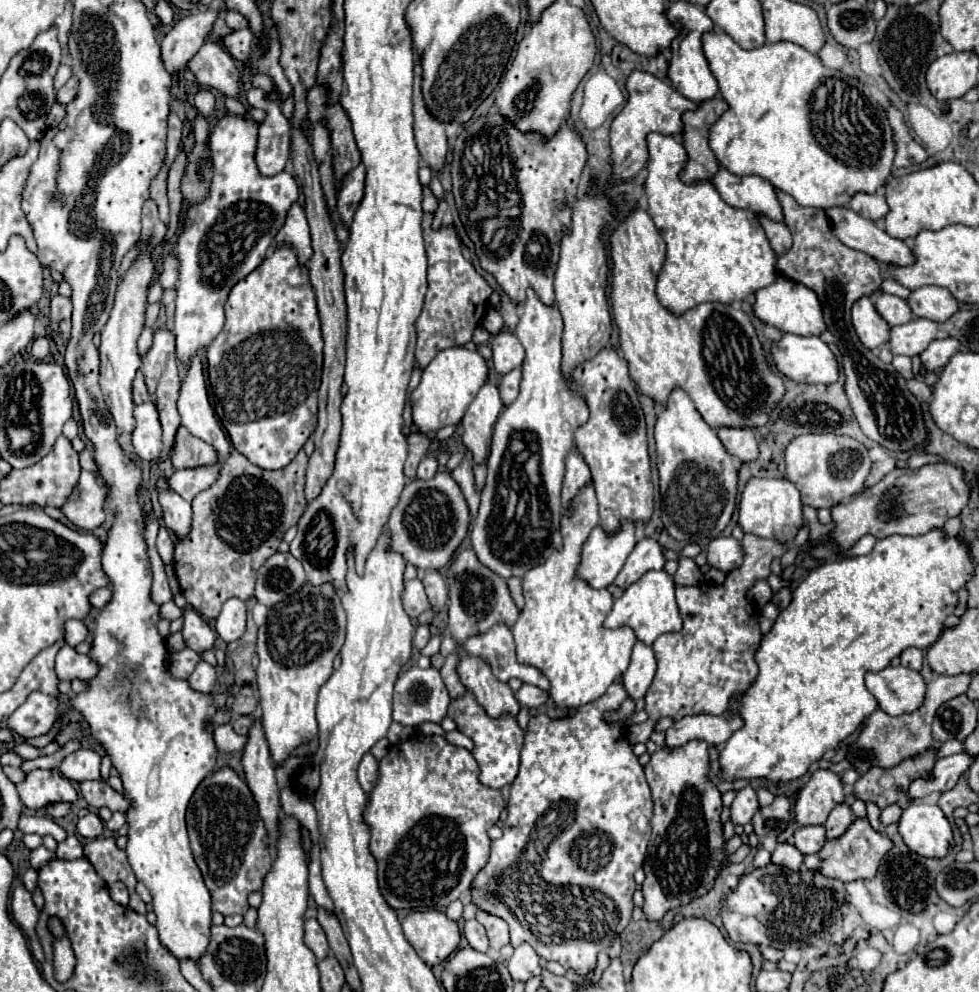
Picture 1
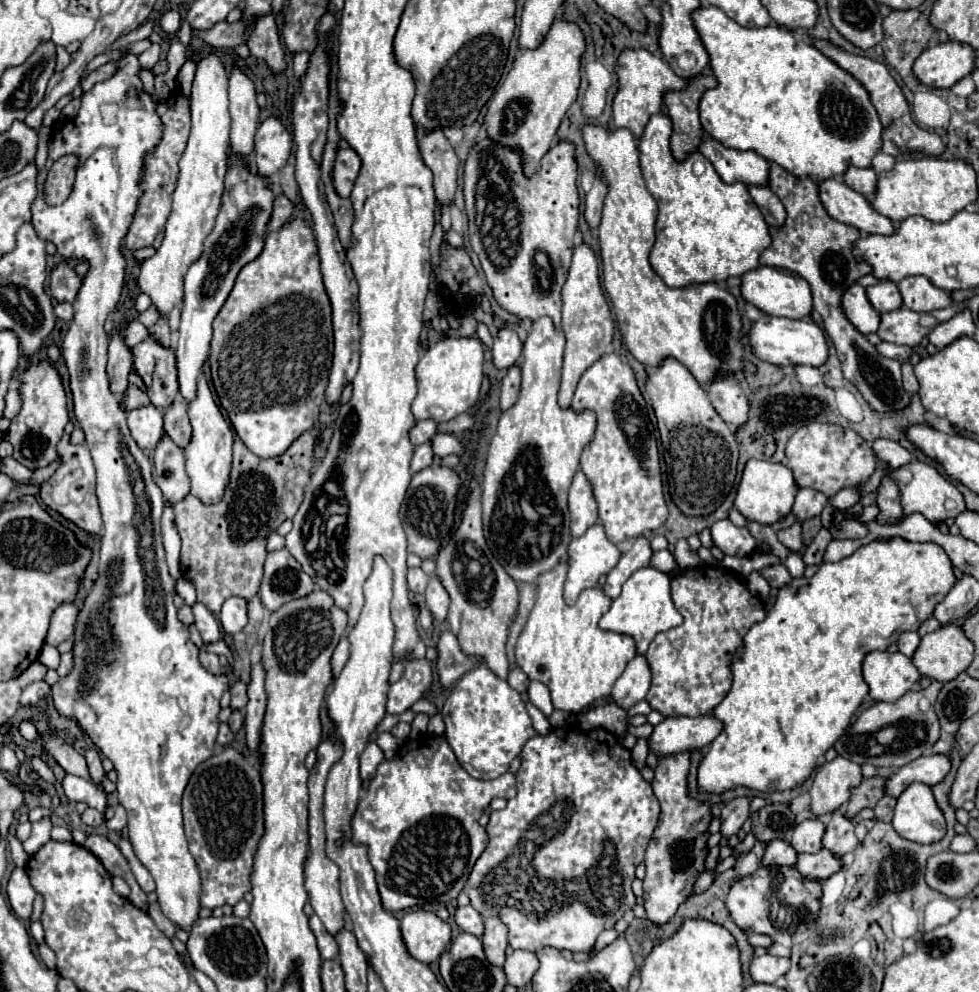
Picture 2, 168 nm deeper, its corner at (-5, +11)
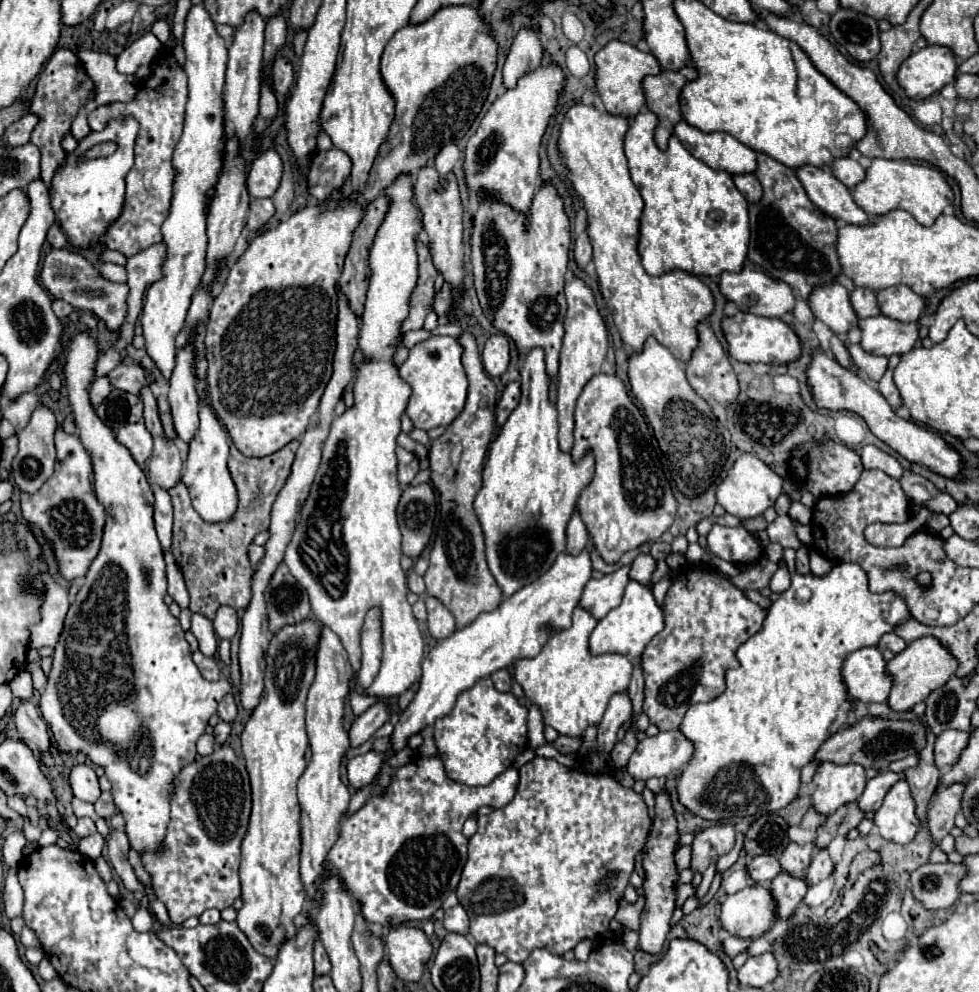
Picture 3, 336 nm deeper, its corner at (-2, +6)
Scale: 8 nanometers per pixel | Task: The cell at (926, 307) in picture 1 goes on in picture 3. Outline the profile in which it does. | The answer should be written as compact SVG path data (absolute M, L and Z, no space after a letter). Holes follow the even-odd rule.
M894 285L884 291L878 291L880 313L904 323L918 321L926 311L926 299L906 285Z

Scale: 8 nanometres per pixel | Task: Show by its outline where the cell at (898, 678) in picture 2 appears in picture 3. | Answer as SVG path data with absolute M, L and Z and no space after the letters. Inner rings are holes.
M876 647L850 653L844 661L842 677L850 697L864 703L886 703L892 689L892 675L886 669L886 659Z

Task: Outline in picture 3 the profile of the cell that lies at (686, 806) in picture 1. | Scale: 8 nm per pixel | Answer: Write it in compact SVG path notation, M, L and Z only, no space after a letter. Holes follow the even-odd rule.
M660 789L656 795L656 805L654 805L656 817L654 825L650 829L650 837L644 847L644 909L642 909L642 925L640 925L640 947L648 953L658 953L666 941L666 935L670 931L670 919L676 907L676 883L678 883L678 869L674 863L674 855L680 849L680 831L678 831L678 821L674 817L670 793L666 789Z

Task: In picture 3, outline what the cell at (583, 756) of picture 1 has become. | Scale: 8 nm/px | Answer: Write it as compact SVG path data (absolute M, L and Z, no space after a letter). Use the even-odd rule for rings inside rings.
M534 757L520 767L516 797L492 815L480 815L478 831L470 837L468 861L456 889L460 905L470 917L470 935L476 943L494 947L510 961L524 963L538 947L564 955L580 941L606 933L650 827L652 819L644 797L622 787L610 773L590 773L580 765L566 767L556 759Z

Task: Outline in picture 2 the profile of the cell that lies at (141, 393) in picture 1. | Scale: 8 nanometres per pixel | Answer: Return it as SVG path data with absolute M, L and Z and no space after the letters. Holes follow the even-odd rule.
M129 374L129 386L121 398L121 408L127 410L135 410L141 406L149 406L149 396L145 394L145 384L141 382L141 378L137 378L137 374Z

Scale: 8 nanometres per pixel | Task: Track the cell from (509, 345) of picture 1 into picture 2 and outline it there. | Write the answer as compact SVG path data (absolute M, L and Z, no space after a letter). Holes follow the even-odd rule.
M511 328L499 330L497 336L495 336L491 354L493 354L495 368L501 370L501 368L513 366L515 360L521 356L521 340L519 340L517 332L511 330Z

